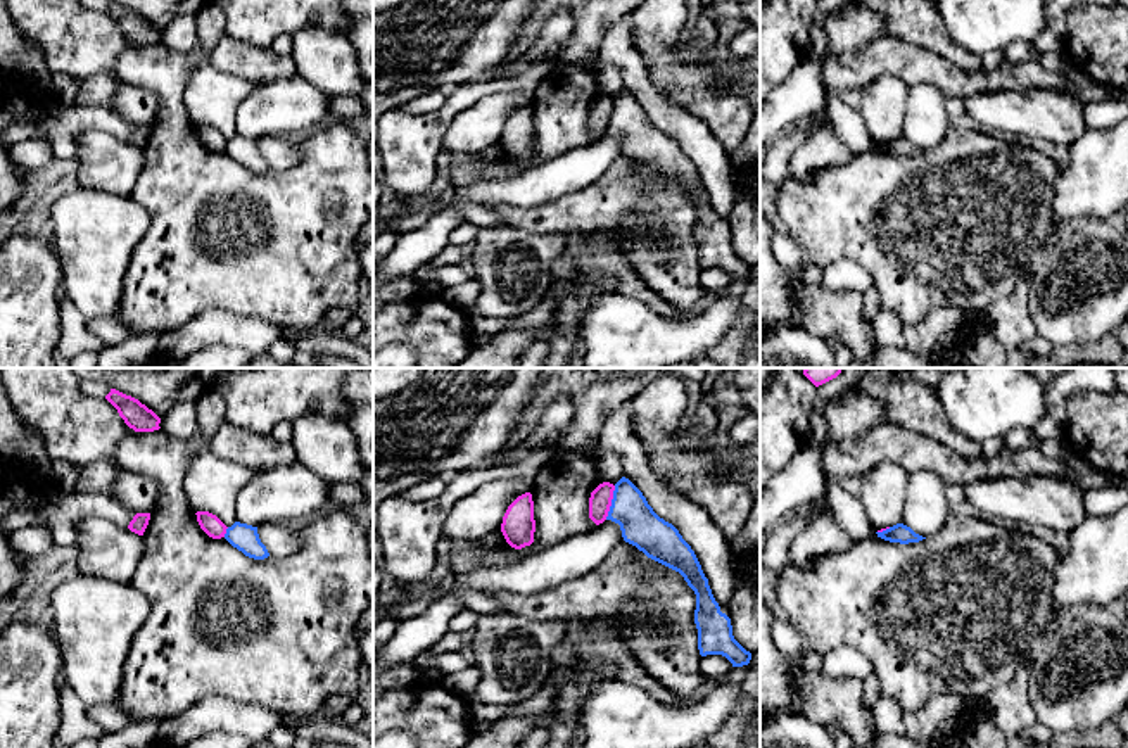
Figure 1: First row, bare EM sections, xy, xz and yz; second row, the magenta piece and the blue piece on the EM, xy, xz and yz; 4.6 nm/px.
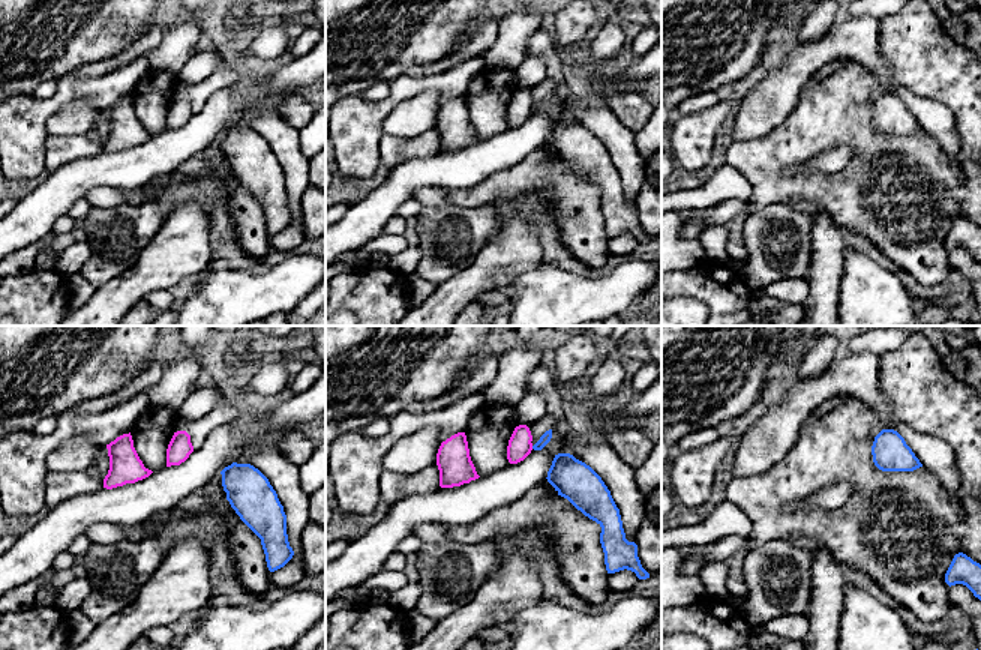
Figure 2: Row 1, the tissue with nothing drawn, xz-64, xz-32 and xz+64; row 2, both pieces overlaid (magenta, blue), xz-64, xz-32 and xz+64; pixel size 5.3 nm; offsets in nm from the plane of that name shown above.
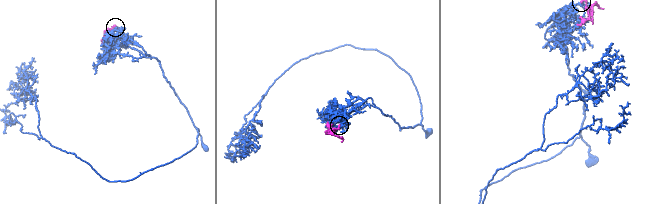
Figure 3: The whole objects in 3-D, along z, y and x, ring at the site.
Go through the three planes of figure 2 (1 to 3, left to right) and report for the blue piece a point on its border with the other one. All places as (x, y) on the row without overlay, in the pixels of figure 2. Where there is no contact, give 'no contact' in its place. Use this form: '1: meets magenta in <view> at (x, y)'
1: no contact
2: no contact
3: no contact

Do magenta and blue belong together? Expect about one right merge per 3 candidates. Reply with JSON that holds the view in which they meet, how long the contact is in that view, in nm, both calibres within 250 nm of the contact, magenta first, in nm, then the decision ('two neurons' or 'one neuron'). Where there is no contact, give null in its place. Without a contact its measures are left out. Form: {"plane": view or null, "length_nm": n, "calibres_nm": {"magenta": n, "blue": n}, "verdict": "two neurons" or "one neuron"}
{"plane": "xz", "length_nm": 170, "calibres_nm": {"magenta": 110, "blue": 190}, "verdict": "two neurons"}

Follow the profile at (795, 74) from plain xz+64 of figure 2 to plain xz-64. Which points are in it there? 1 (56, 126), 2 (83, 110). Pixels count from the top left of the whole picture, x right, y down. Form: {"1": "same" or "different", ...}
{"1": "same", "2": "same"}

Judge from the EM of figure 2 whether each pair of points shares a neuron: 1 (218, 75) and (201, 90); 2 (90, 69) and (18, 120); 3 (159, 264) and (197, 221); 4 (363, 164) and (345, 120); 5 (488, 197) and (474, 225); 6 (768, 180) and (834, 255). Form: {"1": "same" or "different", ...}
{"1": "same", "2": "different", "3": "same", "4": "same", "5": "different", "6": "different"}

